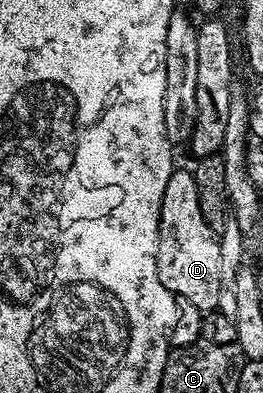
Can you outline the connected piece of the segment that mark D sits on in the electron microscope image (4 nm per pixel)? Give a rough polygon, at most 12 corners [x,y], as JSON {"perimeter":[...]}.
{"perimeter":[[175,168],[158,224],[158,278],[217,310],[220,237],[196,179]]}

